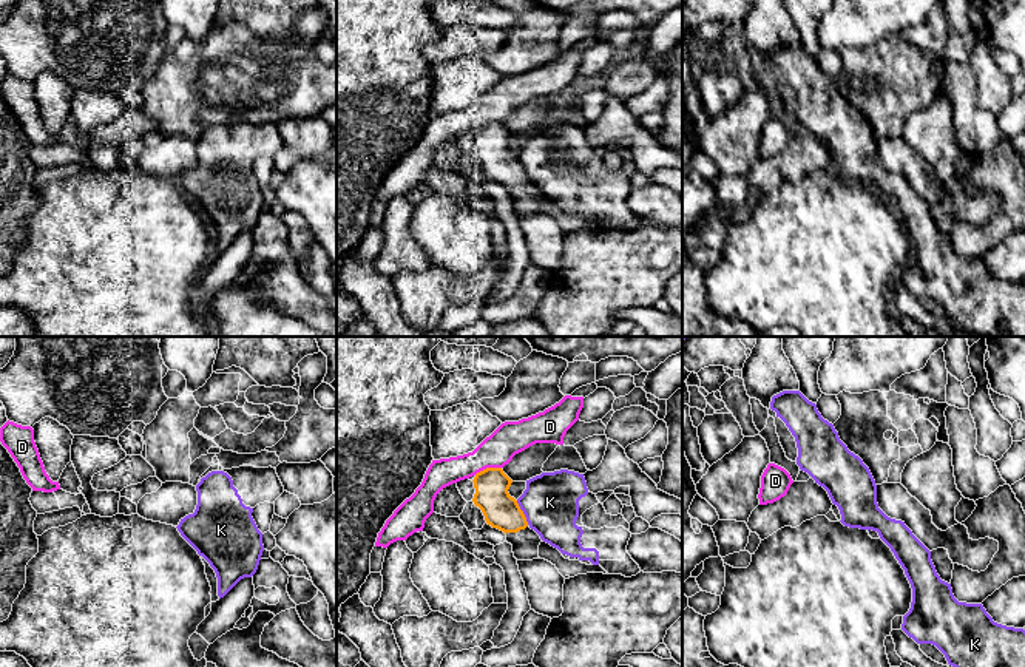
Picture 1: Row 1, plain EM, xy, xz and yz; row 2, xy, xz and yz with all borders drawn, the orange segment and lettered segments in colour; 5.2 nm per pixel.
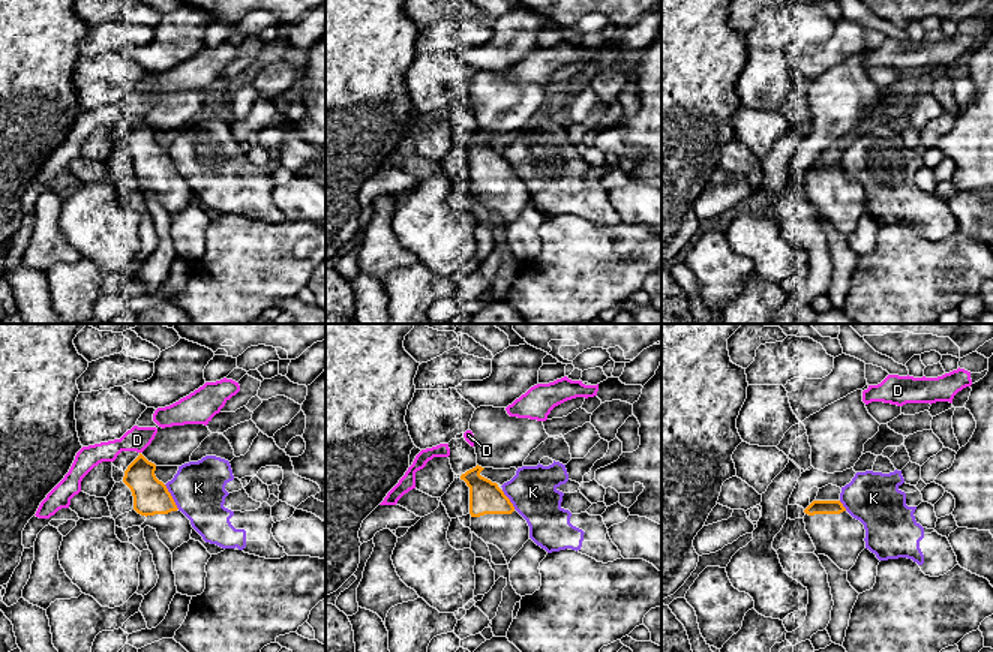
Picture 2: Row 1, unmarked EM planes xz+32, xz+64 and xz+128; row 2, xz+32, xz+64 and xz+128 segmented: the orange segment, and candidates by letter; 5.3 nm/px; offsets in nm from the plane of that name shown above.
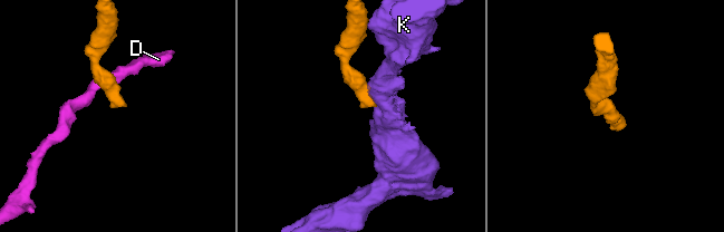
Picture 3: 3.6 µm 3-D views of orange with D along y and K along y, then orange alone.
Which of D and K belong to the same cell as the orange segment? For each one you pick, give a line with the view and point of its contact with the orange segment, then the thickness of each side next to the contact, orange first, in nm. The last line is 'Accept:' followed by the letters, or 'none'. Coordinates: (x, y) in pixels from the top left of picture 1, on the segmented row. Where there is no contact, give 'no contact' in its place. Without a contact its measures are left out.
Accept: none

